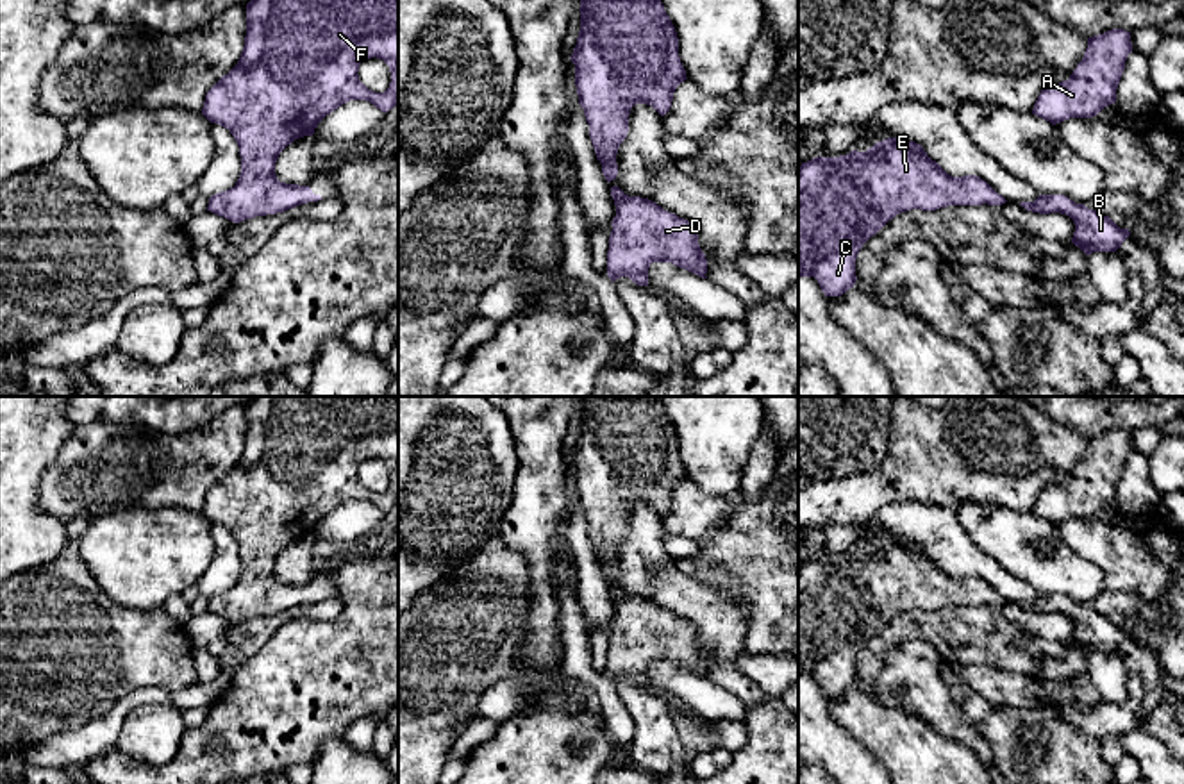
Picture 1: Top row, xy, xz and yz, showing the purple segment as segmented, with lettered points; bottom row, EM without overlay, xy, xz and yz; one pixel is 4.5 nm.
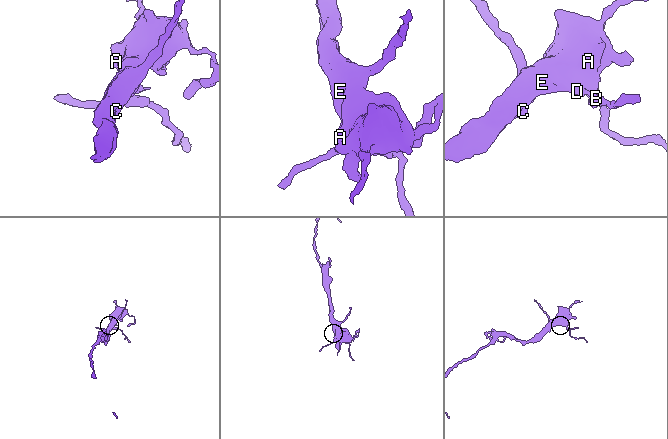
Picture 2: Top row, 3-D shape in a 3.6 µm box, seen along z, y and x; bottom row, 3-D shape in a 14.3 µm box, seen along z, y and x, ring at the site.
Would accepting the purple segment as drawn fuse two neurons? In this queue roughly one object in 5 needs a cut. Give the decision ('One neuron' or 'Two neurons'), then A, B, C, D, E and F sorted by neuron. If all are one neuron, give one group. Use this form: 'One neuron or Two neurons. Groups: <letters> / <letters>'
One neuron. Groups: A B C D E F

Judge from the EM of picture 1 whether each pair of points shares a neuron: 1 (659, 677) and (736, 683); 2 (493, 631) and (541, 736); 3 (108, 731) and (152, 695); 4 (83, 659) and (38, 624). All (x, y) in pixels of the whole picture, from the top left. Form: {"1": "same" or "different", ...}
{"1": "different", "2": "different", "3": "same", "4": "same"}

